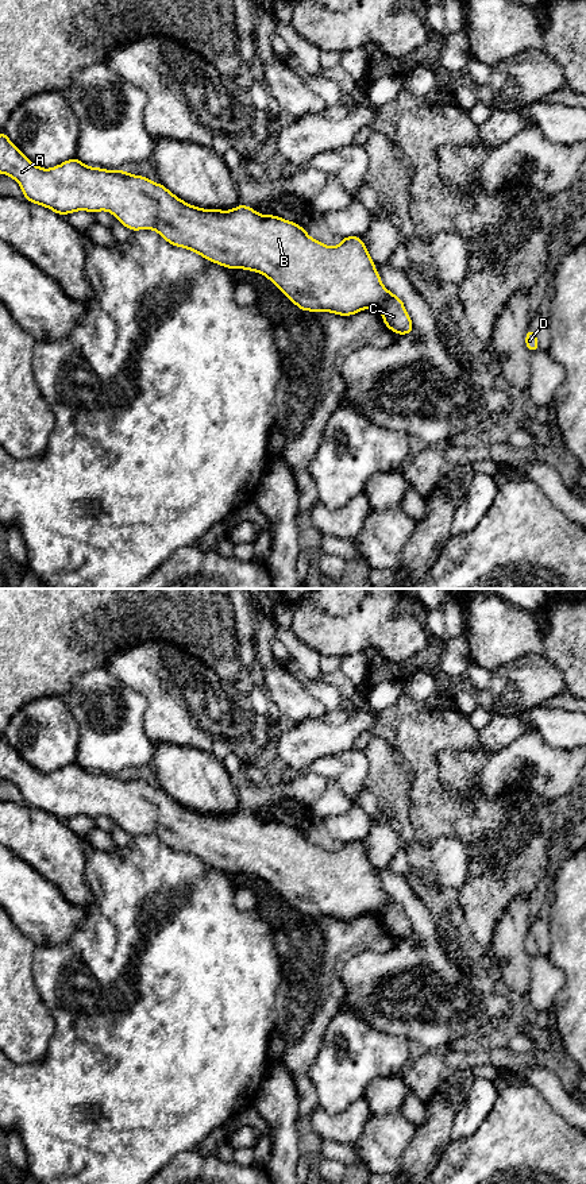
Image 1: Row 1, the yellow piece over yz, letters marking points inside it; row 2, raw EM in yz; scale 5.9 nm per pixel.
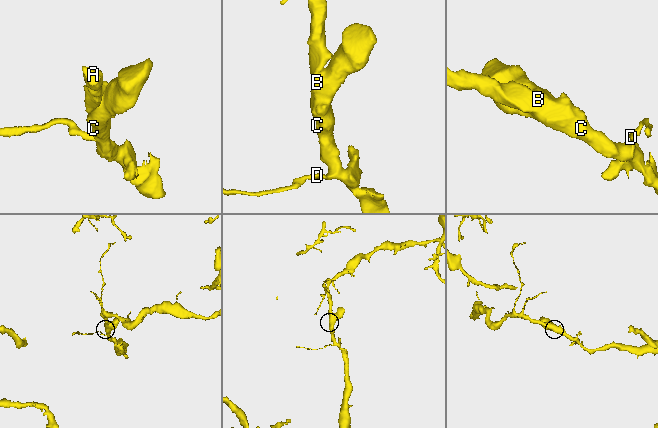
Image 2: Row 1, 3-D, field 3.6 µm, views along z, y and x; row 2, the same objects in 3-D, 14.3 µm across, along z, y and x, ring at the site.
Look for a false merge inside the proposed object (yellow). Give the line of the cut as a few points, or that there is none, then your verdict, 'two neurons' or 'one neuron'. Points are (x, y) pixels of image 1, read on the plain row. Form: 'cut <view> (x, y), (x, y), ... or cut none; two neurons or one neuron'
cut none; one neuron

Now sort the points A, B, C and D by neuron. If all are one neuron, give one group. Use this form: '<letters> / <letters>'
A B C D

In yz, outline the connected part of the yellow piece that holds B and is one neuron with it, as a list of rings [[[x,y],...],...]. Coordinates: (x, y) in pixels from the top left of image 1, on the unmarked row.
[[[4,736],[0,737],[0,779],[12,782],[20,790],[27,806],[46,811],[61,821],[77,815],[92,818],[108,815],[131,836],[155,834],[171,851],[194,856],[213,868],[227,873],[244,873],[262,878],[302,917],[323,915],[340,921],[351,921],[363,914],[375,913],[381,917],[385,930],[392,937],[398,940],[413,937],[413,929],[402,905],[382,890],[374,865],[370,863],[361,841],[342,842],[342,848],[335,852],[325,851],[312,844],[305,833],[282,822],[274,819],[262,821],[243,809],[231,815],[197,813],[174,801],[162,788],[153,787],[143,780],[132,780],[126,775],[89,772],[77,763],[68,764],[51,774],[42,774],[34,770],[8,744]]]

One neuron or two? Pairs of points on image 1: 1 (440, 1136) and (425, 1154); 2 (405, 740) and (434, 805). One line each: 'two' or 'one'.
1: one
2: one

